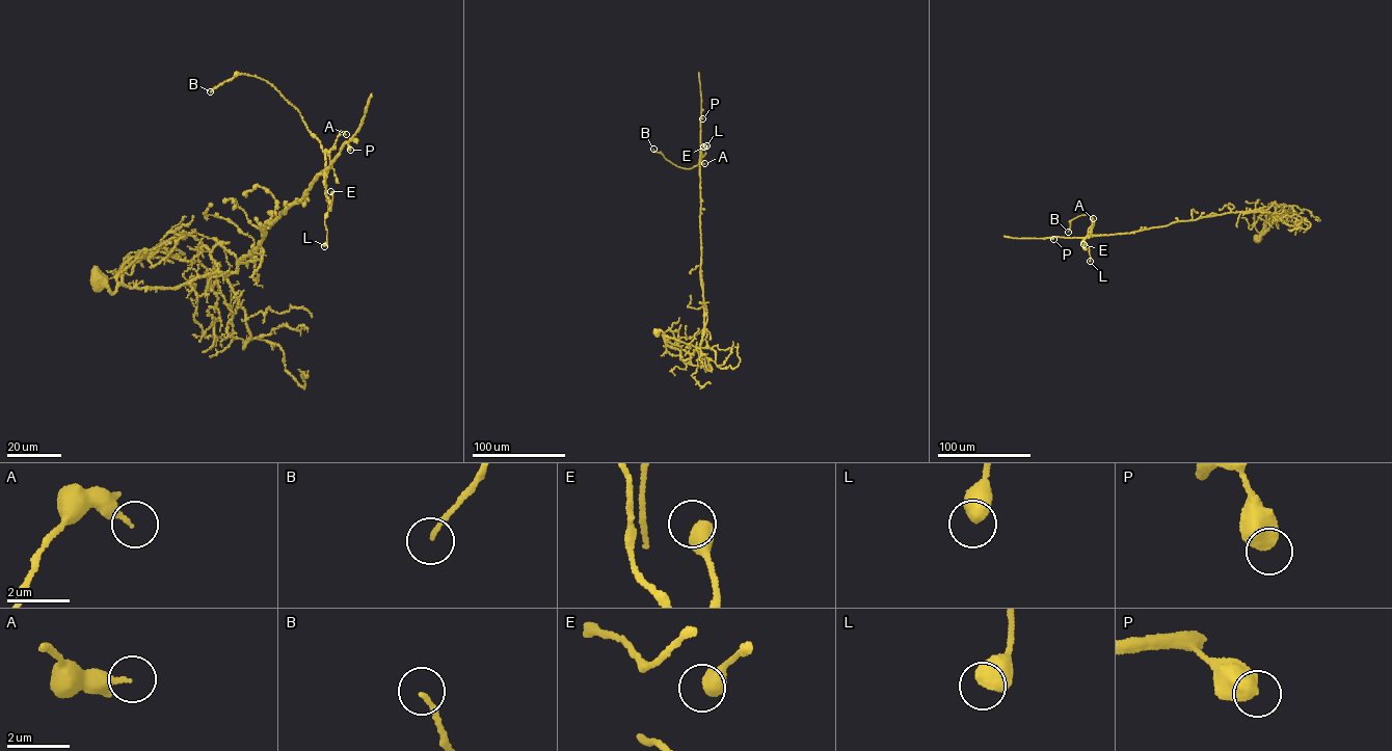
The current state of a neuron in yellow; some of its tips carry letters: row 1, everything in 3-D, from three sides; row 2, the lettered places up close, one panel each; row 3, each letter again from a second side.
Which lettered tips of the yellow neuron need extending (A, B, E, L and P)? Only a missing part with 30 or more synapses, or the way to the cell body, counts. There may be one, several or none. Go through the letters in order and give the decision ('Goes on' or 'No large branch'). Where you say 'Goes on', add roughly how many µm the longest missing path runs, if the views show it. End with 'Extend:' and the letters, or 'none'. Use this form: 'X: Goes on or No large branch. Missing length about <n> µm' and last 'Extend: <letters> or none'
A: No large branch
B: No large branch
E: No large branch
L: No large branch
P: No large branch
Extend: none

